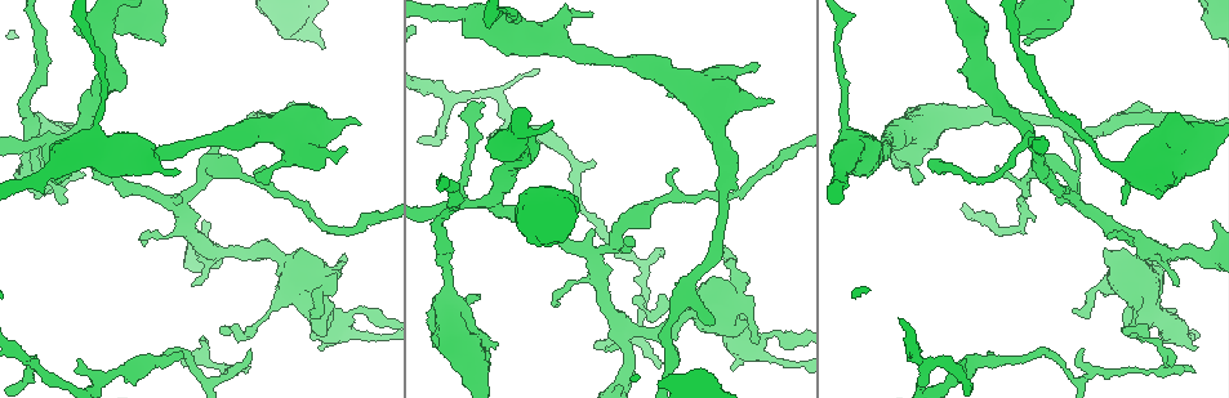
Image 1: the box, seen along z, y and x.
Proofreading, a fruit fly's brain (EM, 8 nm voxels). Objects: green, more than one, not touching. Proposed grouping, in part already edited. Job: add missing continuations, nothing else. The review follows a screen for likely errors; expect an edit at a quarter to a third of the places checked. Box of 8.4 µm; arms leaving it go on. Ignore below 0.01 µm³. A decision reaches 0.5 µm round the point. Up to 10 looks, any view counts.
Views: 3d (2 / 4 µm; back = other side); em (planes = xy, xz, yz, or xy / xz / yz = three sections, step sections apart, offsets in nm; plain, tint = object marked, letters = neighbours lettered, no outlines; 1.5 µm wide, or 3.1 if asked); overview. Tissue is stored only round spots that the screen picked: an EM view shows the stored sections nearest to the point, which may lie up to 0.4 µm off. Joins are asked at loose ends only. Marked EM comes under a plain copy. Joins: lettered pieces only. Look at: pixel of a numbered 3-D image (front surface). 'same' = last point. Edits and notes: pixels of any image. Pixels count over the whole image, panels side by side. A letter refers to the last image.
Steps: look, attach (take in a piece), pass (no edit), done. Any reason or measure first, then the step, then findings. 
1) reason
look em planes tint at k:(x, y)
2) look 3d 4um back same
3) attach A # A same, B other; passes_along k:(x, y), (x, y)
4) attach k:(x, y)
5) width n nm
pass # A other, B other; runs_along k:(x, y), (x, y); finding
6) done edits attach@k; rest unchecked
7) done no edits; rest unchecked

look 3d 2um at 1:(632, 236)

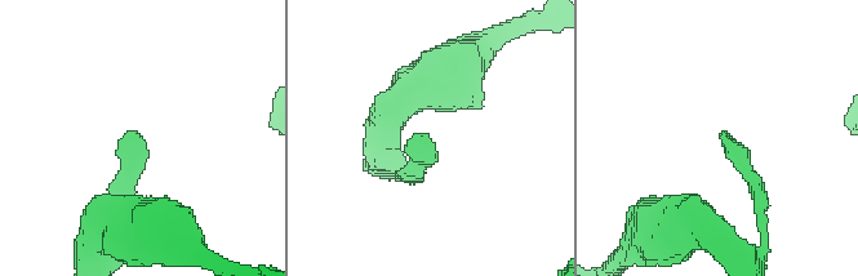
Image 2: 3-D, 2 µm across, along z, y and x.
look em planes letters at 2:(136, 134)

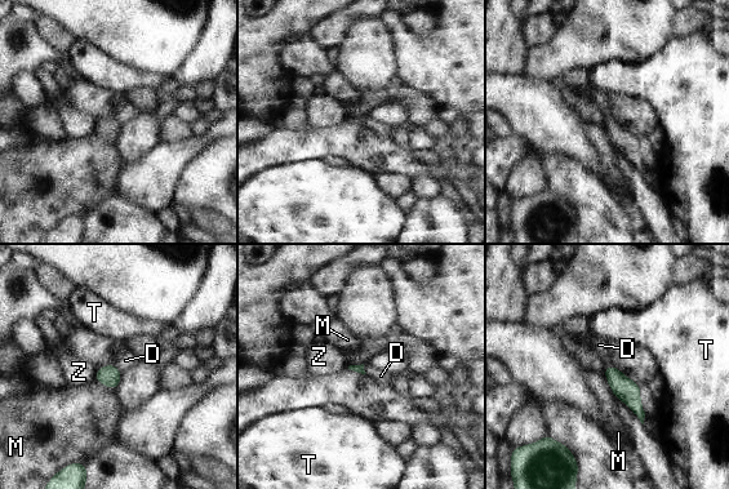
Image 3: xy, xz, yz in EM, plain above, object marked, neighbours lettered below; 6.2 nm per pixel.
pass # D other, M other, T other, Z other; none of them fits

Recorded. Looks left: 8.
thin end
look em planes letters at 1:(1084, 348)

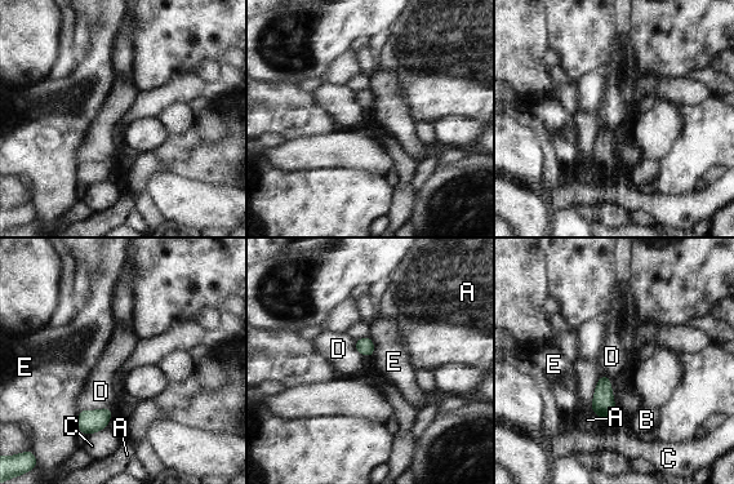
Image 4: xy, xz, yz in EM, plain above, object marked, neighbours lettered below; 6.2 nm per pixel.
pass # A other, B other, C other, D other, E other; border 4:(599, 374), (609, 377), (614, 402); no lettered piece goes on from it

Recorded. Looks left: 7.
thin end
look em xz step 4 tint at 1:(181, 363)

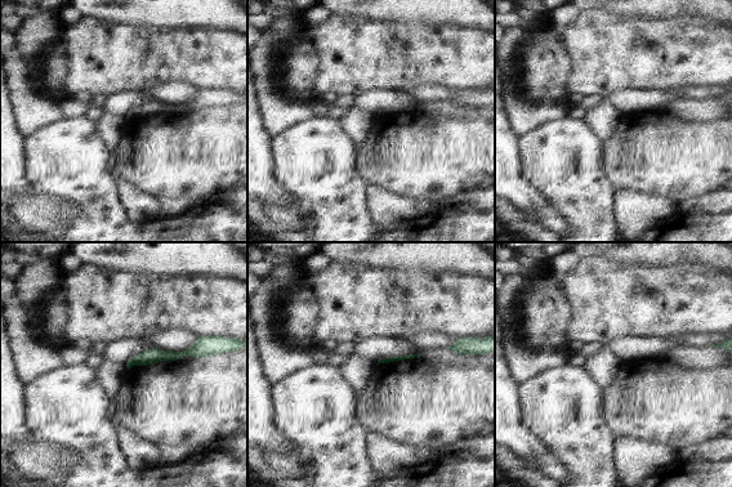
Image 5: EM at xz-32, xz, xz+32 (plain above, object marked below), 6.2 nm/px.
look em planes letters same

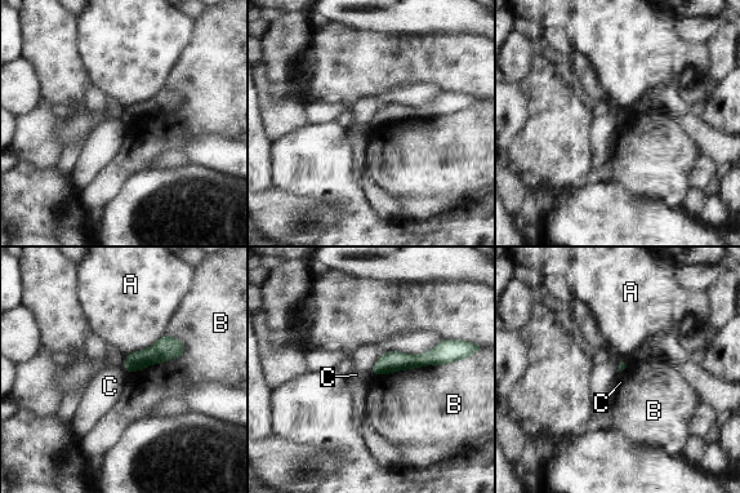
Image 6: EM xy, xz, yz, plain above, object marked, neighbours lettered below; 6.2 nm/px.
pass # A other, B other, C other; runs_along 6:(447, 356), (388, 362), (375, 372); no lettered piece goes on from it

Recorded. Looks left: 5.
thick end
look em planes letters at 1:(1024, 42)

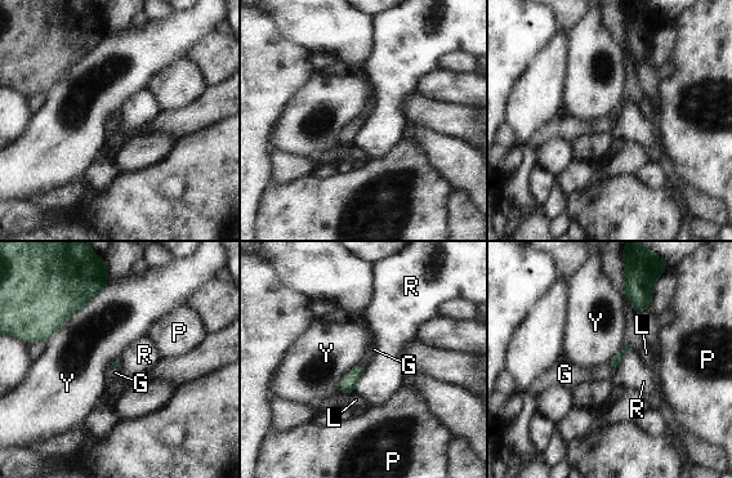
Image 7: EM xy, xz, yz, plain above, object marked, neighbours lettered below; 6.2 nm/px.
attach G # G same, L other, P other, R other, Y other; passes_along 7:(615, 363), (611, 367), (572, 376); the neuron continues

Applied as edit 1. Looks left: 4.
done edits attach@7; rest unchecked

